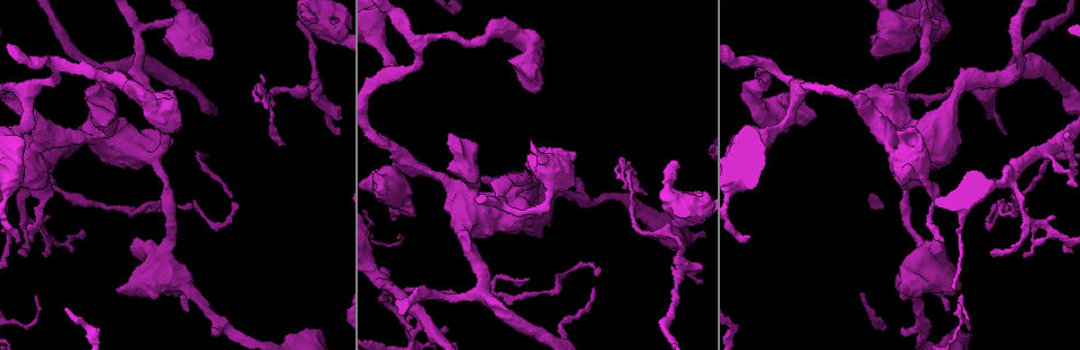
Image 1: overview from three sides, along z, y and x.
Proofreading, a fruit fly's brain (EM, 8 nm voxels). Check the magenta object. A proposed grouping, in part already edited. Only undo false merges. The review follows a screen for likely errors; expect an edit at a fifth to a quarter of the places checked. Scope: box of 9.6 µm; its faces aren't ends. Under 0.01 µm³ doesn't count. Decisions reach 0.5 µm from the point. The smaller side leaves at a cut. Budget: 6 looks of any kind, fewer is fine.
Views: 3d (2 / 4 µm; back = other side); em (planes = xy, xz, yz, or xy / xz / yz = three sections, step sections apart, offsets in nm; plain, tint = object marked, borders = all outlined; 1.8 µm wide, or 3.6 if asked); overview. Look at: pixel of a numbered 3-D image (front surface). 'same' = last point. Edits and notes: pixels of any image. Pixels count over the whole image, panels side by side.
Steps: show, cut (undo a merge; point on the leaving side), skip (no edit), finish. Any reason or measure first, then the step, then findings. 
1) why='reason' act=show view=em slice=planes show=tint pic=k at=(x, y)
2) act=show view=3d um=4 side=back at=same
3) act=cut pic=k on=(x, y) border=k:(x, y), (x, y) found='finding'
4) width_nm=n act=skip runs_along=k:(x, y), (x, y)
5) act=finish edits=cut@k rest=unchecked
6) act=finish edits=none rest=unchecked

why='sudden change in width' act=show view=em slice=planes show=tint pic=1 at=(984, 97)

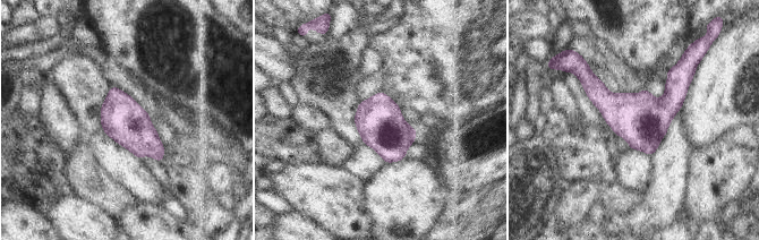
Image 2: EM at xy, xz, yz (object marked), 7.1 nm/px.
act=skip found='all the same cell'

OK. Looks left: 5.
why='branch point' act=show view=em slice=xz step=4 show=tint pic=1 at=(268, 102)

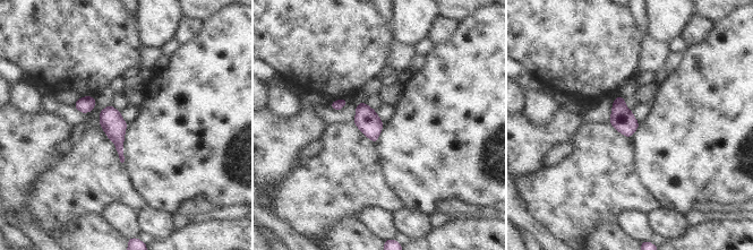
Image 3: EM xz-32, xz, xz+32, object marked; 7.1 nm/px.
act=skip found='one cell here'

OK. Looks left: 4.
why='abrupt turn' act=show view=3d um=4 pic=1 at=(934, 19)

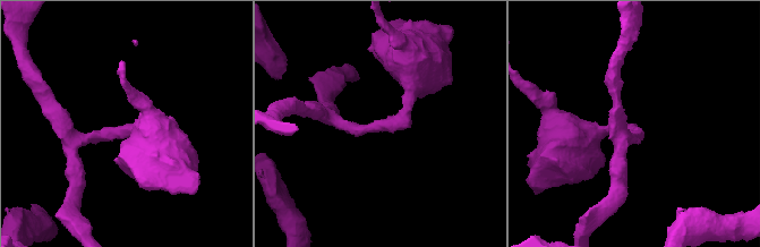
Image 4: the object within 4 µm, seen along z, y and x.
arm_widths_nm=190,320 why='need the tissue' act=show view=em um=3.6 slice=planes show=plain pic=4 at=(630, 129)

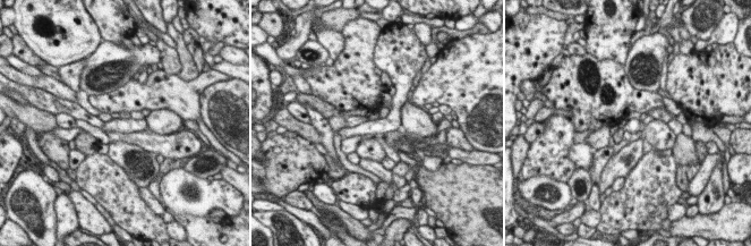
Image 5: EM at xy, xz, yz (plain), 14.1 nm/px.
why='where the object lies' act=show view=em um=3.6 slice=planes show=tint at=same

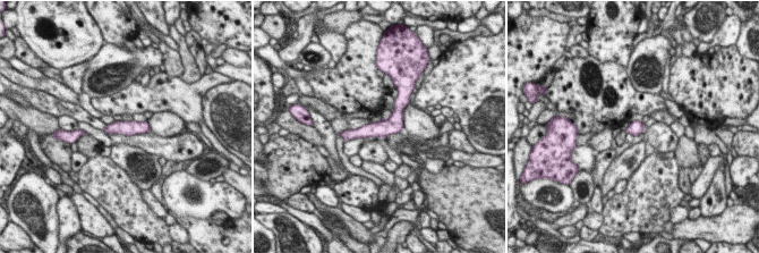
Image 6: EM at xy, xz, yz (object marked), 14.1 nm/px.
act=skip runs_along=6:(402, 104), (384, 127), (348, 134) found='all the same cell'

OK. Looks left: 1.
act=finish edits=none rest=unchecked

